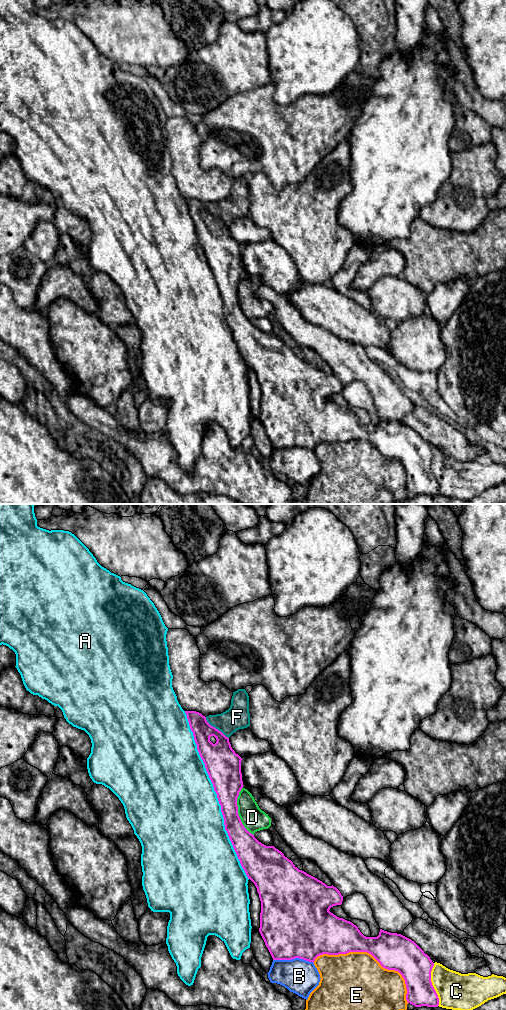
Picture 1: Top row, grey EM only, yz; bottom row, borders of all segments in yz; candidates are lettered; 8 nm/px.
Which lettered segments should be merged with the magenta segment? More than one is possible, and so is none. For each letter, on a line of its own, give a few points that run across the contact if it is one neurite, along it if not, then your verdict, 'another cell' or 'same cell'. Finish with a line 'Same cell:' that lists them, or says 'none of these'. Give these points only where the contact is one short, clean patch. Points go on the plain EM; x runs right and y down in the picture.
A: another cell
B: another cell
C: another cell
D: another cell
E: another cell
F: another cell
Same cell: none of these

